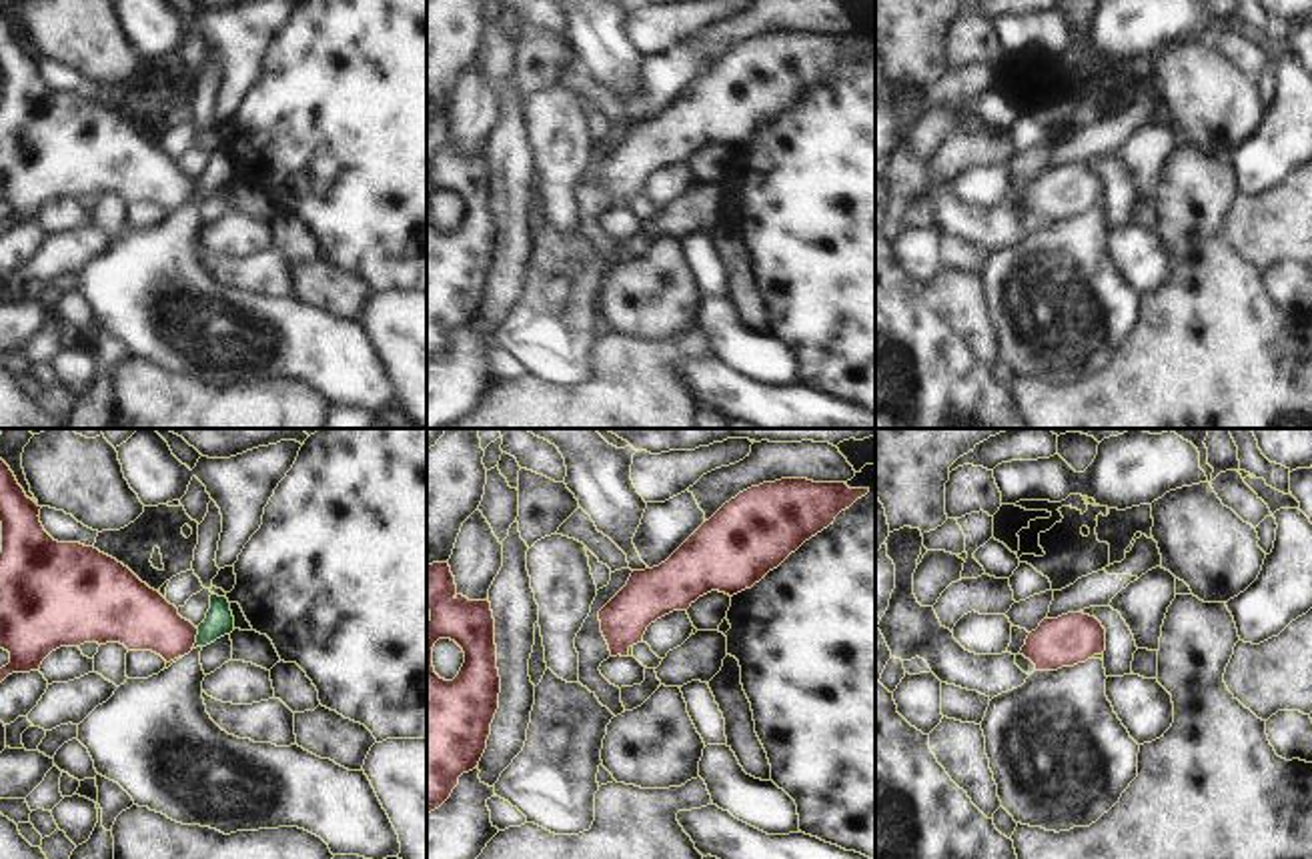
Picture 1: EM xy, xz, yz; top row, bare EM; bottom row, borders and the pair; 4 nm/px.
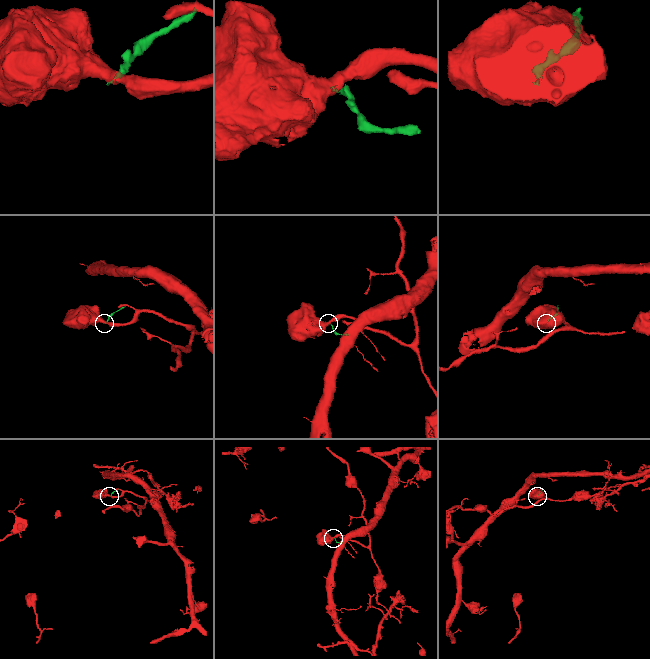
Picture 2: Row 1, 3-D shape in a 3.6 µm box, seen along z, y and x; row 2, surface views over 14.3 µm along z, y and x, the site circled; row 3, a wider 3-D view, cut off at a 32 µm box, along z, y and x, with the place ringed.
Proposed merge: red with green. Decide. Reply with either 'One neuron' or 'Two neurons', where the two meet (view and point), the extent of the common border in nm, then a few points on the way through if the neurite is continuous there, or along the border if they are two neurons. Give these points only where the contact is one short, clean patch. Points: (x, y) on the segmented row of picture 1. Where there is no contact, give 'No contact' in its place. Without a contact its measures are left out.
Two neurons. Touches red at xy (195, 637). Shared border 90 nm. Boundary: xy (197, 627), (197, 639), (191, 647)

